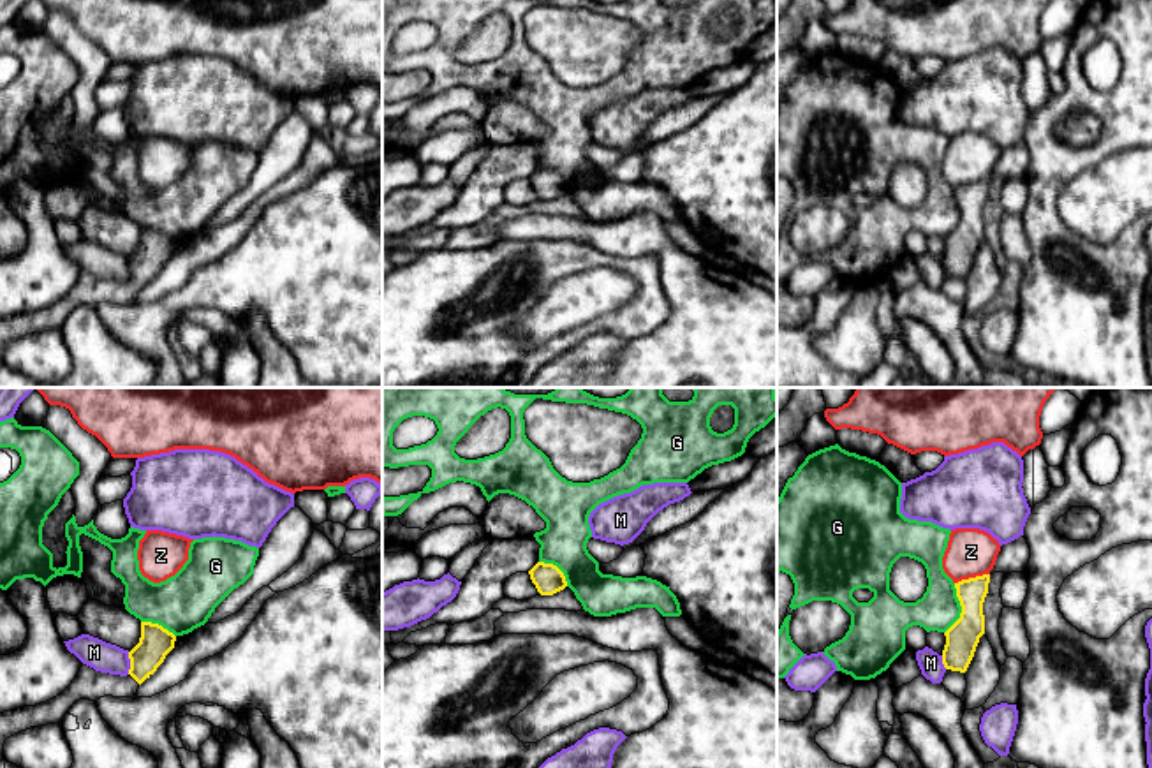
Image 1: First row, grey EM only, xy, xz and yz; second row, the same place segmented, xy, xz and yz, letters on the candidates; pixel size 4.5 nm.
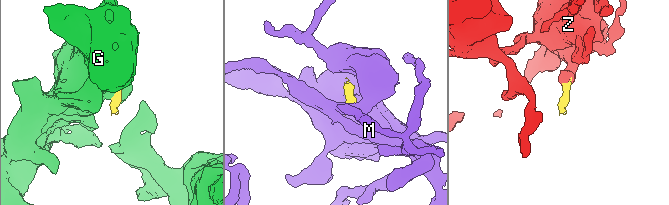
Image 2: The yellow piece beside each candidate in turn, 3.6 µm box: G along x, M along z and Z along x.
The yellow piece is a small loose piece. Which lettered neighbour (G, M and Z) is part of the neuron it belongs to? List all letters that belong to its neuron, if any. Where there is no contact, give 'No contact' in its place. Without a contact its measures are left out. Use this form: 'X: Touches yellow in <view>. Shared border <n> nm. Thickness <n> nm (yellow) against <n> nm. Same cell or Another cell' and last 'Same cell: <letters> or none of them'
G: Touches yellow in yz. Shared border 240 nm. Thickness 150 nm (yellow) against 190 nm. Another cell
M: Touches yellow in xy. Shared border 100 nm. Thickness 150 nm (yellow) against 140 nm. Another cell
Z: Touches yellow in yz. Shared border 170 nm. Thickness 140 nm (yellow) against 220 nm. Another cell
Same cell: none of them

